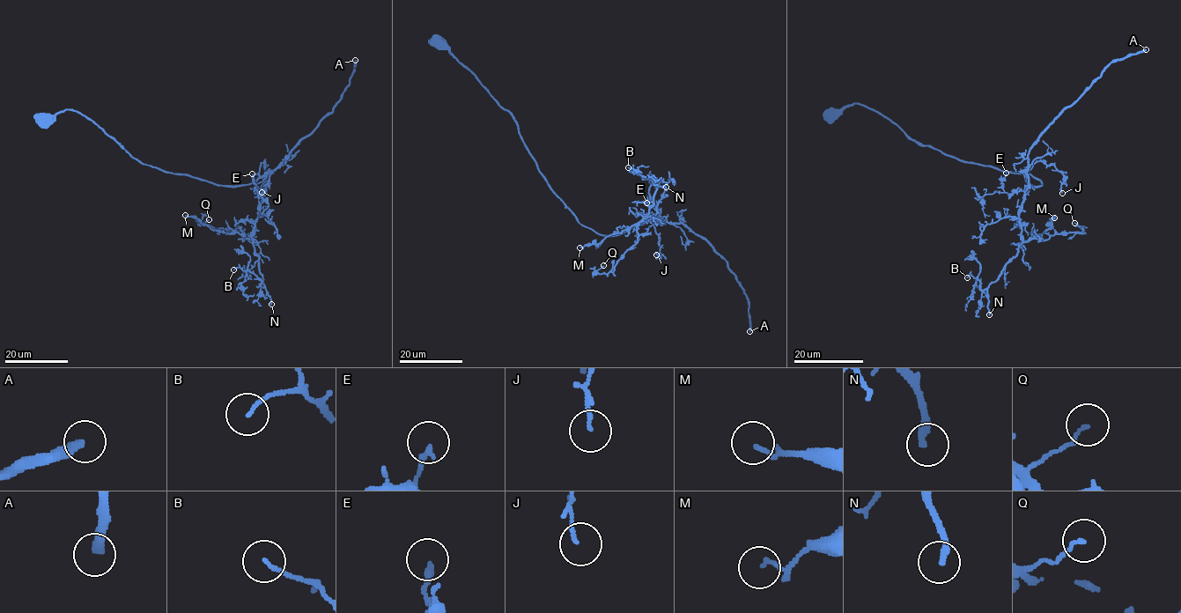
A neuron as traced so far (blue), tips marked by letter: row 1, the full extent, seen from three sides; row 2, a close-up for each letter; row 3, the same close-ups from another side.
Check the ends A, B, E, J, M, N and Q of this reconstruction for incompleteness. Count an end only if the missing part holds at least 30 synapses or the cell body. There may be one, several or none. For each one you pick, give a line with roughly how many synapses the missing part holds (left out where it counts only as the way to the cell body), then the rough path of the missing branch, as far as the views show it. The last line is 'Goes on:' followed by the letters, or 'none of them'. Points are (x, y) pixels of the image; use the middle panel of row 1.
A: about 450 synapses
N: about 30 synapses
Goes on: A, N

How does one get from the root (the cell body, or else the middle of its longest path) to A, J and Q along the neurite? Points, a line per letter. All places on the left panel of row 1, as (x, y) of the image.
A: (43, 121), (72, 109), (142, 163), (219, 185), (247, 185), (270, 173), (332, 111), (355, 60)
J: (43, 121), (47, 123), (66, 109), (77, 111), (142, 163), (219, 185), (253, 182), (262, 163), (262, 192)
Q: (43, 121), (77, 111), (142, 163), (219, 185), (247, 185), (269, 174), (250, 235), (202, 224), (209, 219)

